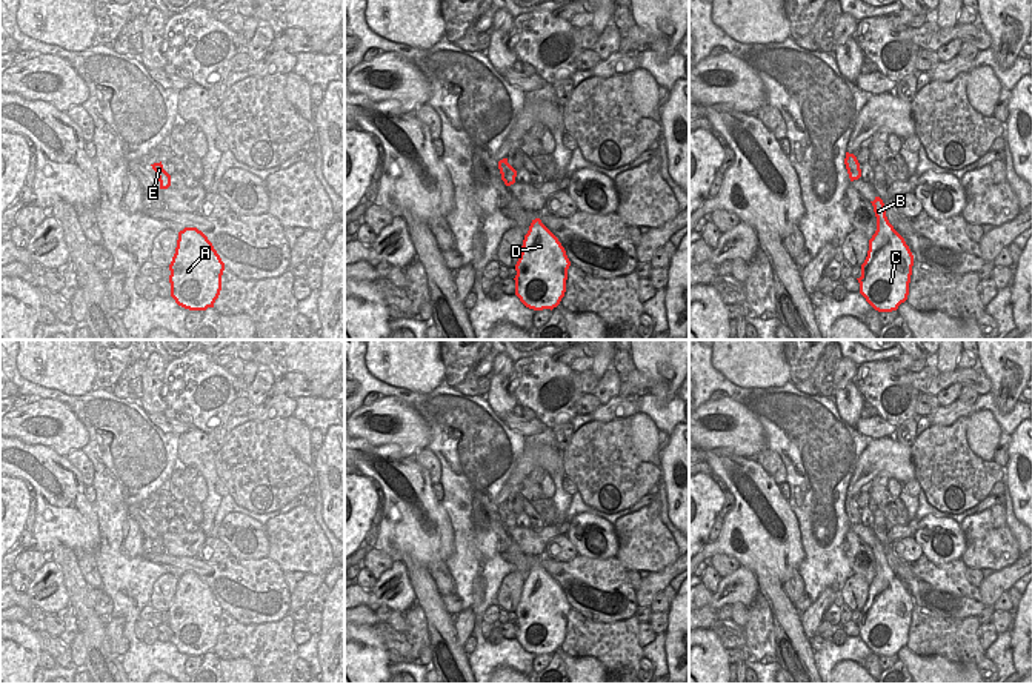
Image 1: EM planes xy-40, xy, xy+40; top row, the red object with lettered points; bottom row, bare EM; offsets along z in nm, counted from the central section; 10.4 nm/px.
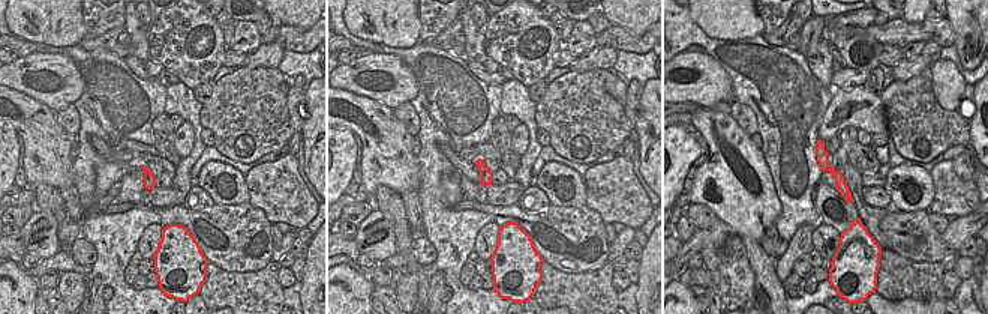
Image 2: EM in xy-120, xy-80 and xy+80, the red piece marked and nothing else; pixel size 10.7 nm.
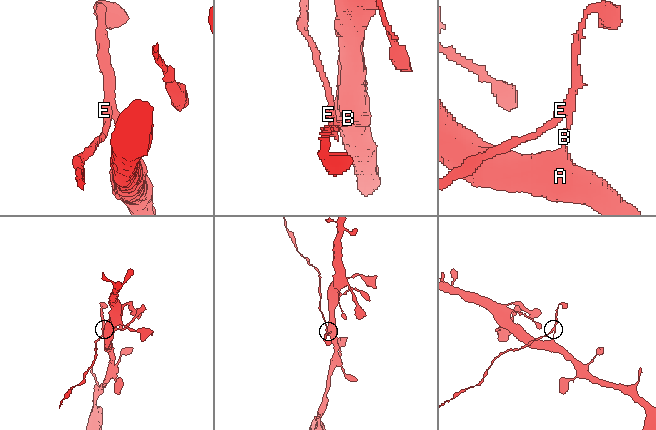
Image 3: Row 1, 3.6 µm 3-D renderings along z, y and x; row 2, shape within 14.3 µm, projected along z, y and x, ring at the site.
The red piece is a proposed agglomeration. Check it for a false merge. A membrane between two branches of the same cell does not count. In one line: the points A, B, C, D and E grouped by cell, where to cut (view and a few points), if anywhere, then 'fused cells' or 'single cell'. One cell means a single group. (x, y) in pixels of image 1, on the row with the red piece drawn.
A C D / B E; cut in xy+40 along (886, 217), (877, 225); fused cells

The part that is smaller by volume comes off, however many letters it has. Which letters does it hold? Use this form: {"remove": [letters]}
{"remove": ["B", "E"]}

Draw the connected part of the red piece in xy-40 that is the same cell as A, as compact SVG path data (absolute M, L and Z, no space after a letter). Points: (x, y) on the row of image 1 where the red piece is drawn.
M185 227L178 232L169 271L171 297L178 306L189 310L214 307L225 263L201 231Z

